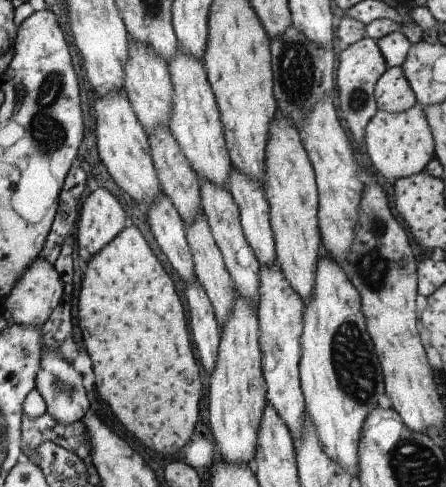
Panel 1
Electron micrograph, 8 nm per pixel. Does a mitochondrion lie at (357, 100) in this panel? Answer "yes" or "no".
yes

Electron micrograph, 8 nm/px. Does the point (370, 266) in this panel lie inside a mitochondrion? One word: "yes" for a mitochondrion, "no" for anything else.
yes

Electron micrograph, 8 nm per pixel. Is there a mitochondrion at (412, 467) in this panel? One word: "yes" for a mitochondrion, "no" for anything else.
yes

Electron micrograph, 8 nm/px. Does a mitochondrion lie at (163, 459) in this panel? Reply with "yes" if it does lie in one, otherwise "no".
no

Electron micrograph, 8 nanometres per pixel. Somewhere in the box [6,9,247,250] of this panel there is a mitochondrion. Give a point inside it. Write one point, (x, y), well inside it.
(46, 132)

